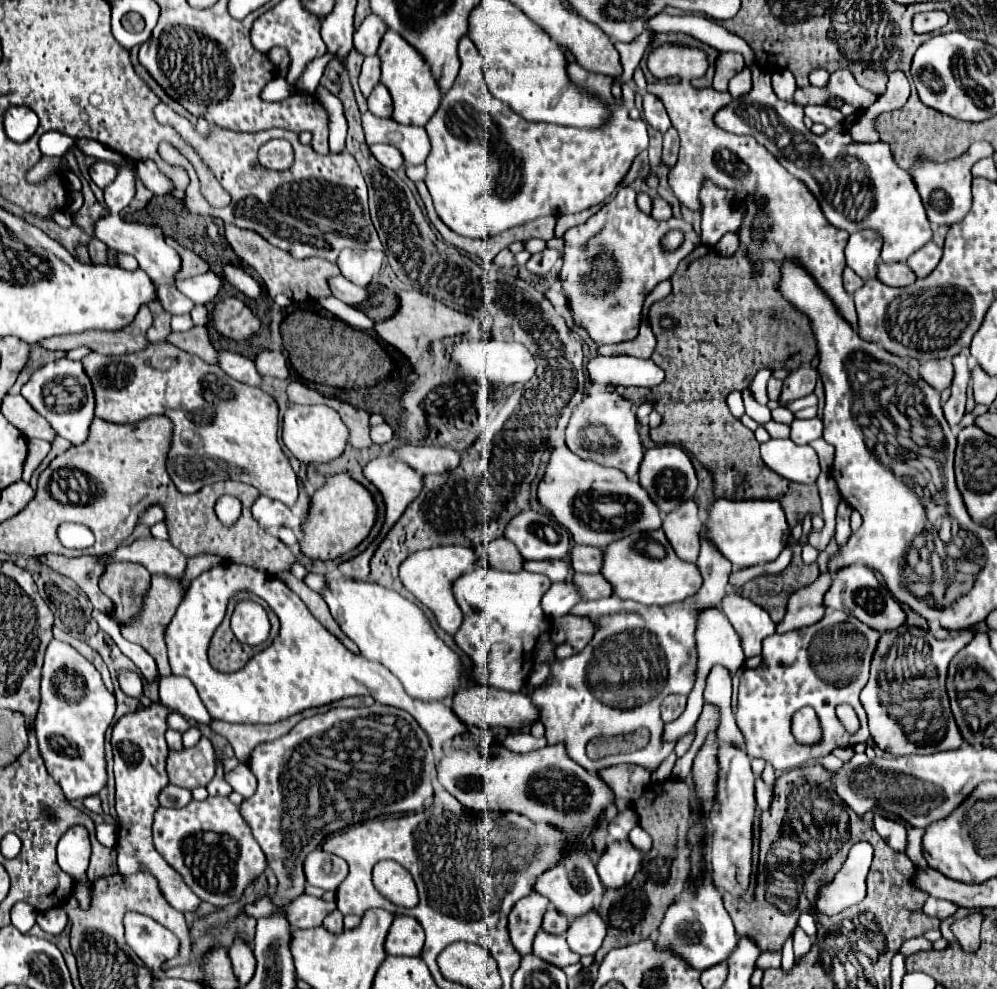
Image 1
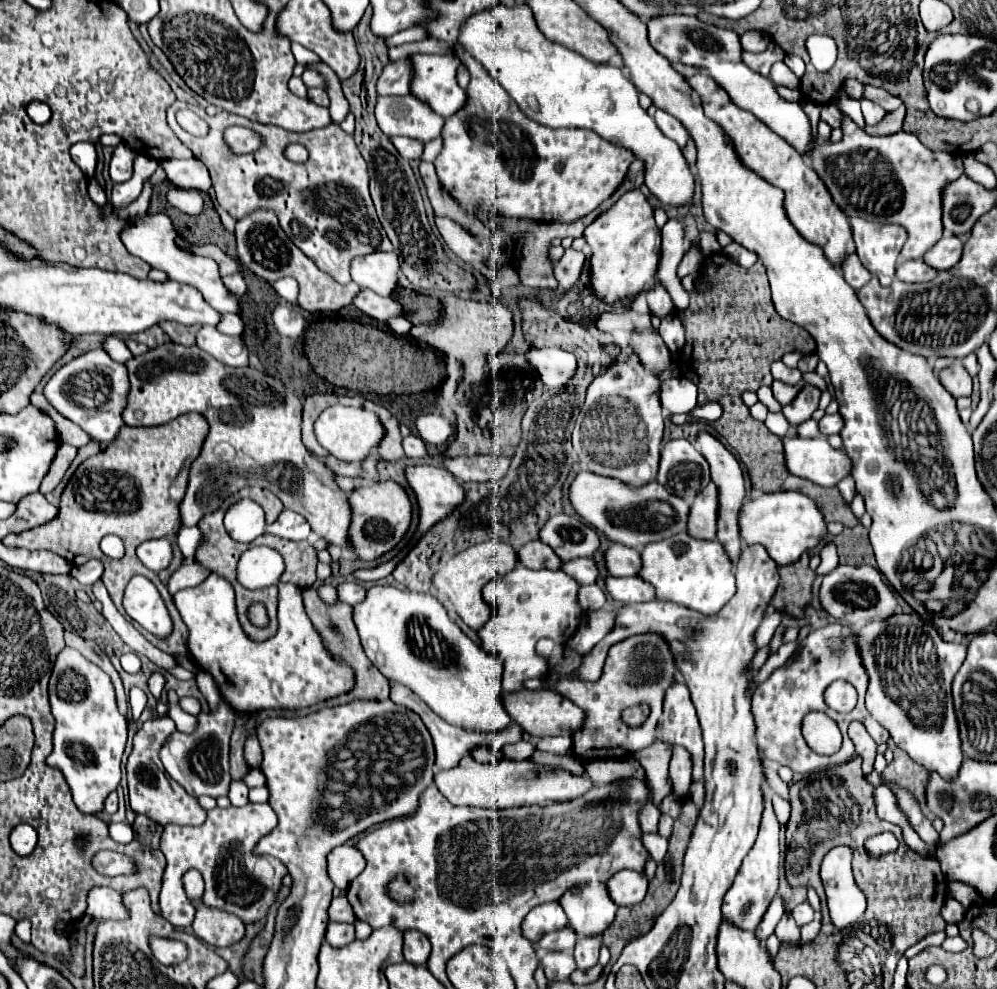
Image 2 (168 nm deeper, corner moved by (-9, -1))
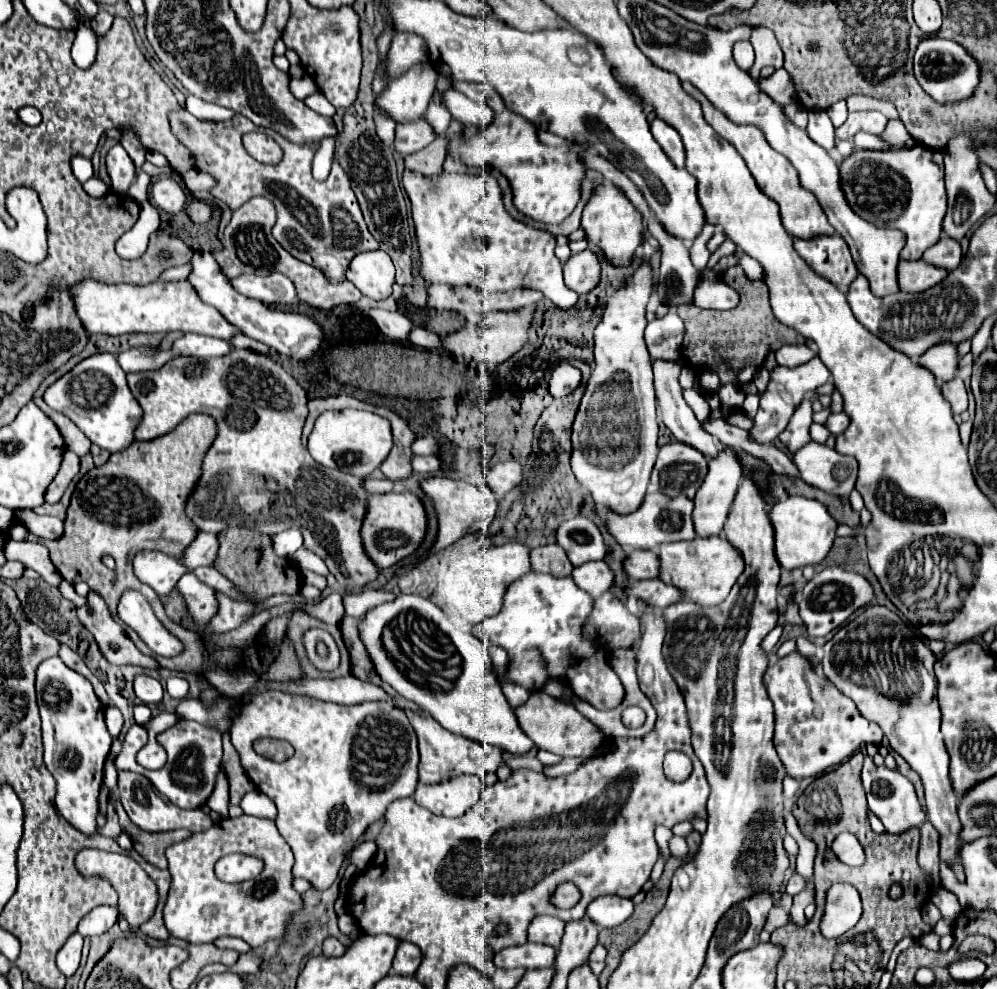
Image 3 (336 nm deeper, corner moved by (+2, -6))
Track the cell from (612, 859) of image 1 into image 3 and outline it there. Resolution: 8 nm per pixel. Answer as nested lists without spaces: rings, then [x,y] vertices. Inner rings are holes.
[[[598,896],[586,910],[586,916],[600,928],[614,928],[634,912],[634,902],[622,896]]]

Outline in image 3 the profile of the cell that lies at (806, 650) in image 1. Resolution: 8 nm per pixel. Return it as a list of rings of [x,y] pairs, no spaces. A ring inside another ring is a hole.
[[[800,652],[770,662],[764,674],[764,686],[774,704],[776,730],[774,748],[786,768],[786,774],[802,780],[842,764],[862,744],[880,744],[882,730],[866,720],[856,704],[826,680],[822,668],[814,668]]]

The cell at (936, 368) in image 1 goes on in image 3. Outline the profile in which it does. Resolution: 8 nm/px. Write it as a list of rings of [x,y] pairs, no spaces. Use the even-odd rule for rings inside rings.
[[[960,378],[944,382],[942,384],[942,396],[950,402],[954,414],[960,414],[960,412],[964,412],[968,408],[968,394],[966,394],[964,382]]]

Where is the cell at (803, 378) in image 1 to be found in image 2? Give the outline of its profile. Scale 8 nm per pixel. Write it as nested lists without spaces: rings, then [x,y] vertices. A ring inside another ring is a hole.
[[[805,385],[805,387],[799,391],[799,395],[791,401],[791,405],[783,407],[783,413],[785,413],[785,417],[789,419],[789,423],[791,423],[793,427],[797,427],[797,425],[801,425],[803,421],[811,419],[811,415],[813,415],[813,413],[817,411],[817,407],[819,407],[819,397],[821,397],[821,391],[819,391],[817,387]]]

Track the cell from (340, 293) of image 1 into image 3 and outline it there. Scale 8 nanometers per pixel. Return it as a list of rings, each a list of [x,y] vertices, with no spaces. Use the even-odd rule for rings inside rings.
[[[370,308],[366,314],[382,330],[382,334],[386,338],[390,338],[390,340],[406,340],[408,332],[412,328],[412,322],[400,312],[388,312],[388,310],[382,310],[382,308]]]

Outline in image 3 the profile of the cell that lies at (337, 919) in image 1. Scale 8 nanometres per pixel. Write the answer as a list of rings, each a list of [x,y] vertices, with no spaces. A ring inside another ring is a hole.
[[[328,937],[322,944],[322,954],[324,956],[340,956],[344,954],[346,947],[338,939],[334,937]]]

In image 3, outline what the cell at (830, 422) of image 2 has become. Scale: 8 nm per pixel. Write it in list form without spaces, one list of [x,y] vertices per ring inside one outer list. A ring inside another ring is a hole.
[[[840,412],[840,414],[830,414],[830,418],[826,420],[824,426],[830,430],[830,434],[838,436],[838,434],[842,434],[842,432],[846,430],[846,426],[848,426],[848,416],[844,416],[842,412]]]

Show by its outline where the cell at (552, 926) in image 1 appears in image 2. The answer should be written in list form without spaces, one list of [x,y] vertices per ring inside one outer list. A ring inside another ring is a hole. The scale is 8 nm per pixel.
[[[565,927],[563,931],[551,931],[547,935],[543,935],[535,945],[535,949],[543,949],[543,951],[573,951],[577,941],[575,931],[571,931],[571,927]]]

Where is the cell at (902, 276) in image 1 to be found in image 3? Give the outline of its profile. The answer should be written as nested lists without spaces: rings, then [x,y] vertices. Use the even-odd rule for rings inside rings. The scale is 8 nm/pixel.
[[[924,260],[900,262],[898,264],[898,286],[902,292],[924,292],[938,284],[946,276],[946,270],[926,264]]]

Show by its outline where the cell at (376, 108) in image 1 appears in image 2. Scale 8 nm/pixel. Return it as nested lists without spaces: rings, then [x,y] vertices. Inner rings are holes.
[[[411,57],[391,61],[389,65],[385,65],[377,81],[377,93],[379,95],[407,95],[407,91],[411,91],[411,79],[413,79]]]

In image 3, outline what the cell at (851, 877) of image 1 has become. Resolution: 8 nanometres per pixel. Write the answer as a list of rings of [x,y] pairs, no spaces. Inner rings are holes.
[[[864,758],[864,768],[862,768],[862,784],[868,796],[868,806],[870,810],[880,818],[888,834],[902,834],[908,832],[908,828],[920,828],[926,820],[926,814],[922,812],[922,806],[916,798],[914,786],[910,780],[906,780],[900,772],[888,770],[886,766],[874,766],[872,758]]]

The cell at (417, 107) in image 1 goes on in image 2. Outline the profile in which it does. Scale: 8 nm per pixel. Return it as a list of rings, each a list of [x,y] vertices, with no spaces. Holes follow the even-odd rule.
[[[411,55],[415,63],[415,79],[411,91],[439,115],[451,117],[467,103],[467,91],[457,85],[455,71],[461,61],[455,55]]]

